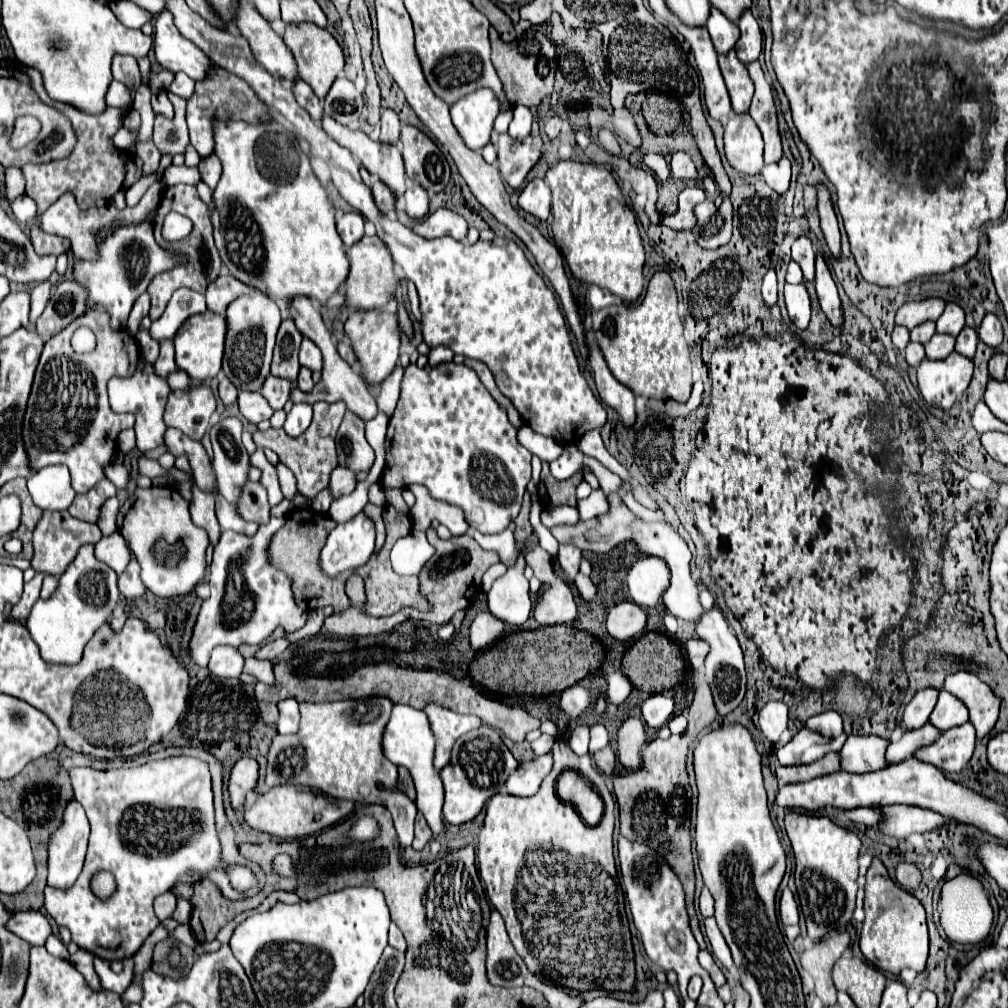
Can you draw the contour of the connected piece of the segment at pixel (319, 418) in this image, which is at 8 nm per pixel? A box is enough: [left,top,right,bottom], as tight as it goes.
[253,402,345,500]

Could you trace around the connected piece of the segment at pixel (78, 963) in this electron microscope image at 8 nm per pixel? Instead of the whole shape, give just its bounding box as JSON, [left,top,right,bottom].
[69,950,101,990]

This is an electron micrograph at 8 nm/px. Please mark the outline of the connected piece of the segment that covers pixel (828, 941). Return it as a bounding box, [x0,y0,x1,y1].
[801,932,851,1006]

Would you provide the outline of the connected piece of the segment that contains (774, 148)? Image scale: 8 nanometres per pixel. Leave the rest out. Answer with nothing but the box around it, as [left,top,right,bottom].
[747,62,783,164]

